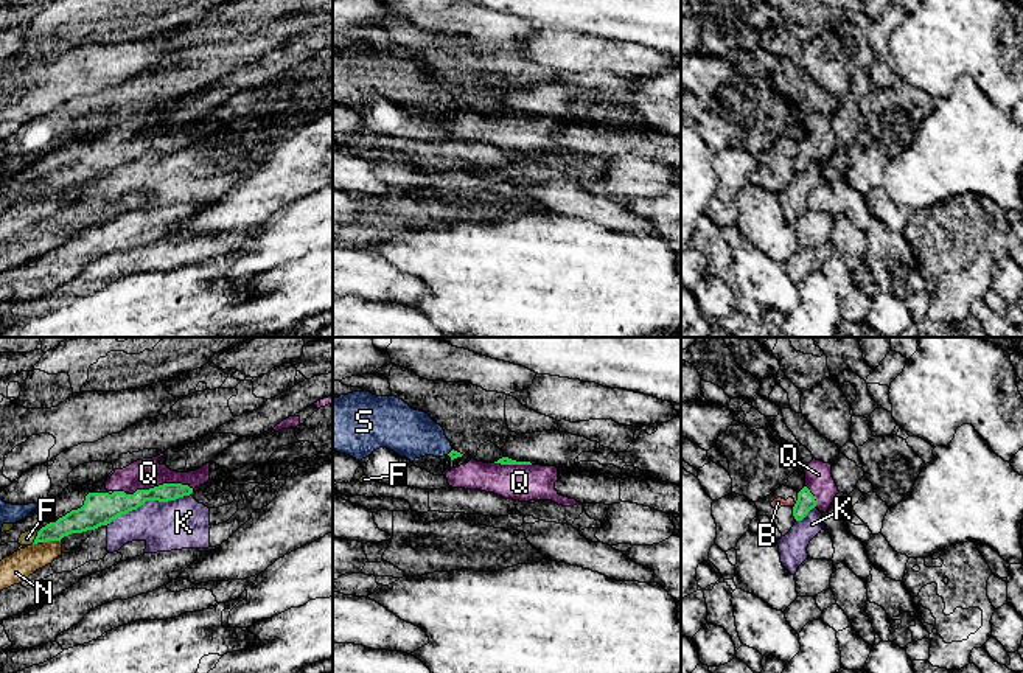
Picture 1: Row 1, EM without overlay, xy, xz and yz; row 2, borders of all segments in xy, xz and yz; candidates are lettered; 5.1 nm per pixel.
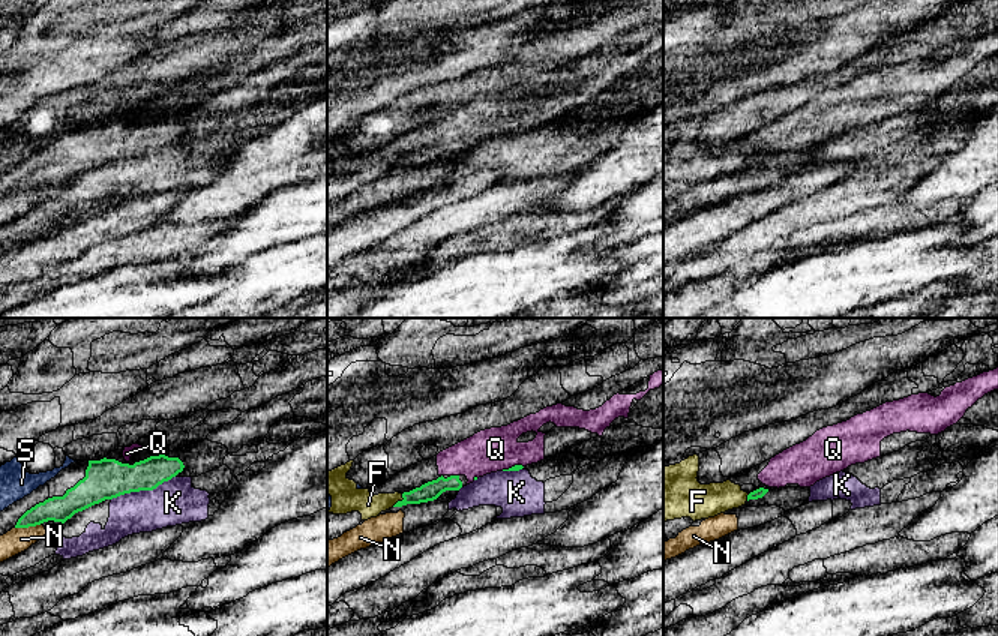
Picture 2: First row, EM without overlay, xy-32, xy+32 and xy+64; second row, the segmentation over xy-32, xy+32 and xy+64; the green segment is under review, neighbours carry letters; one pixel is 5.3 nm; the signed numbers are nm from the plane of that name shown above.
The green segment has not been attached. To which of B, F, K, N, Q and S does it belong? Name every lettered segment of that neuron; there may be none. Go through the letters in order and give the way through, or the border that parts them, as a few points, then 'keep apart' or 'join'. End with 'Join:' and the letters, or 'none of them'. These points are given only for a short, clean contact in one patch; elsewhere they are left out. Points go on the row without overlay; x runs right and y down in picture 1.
B: keep apart
F: border along xy (39, 182), (31, 195); keep apart
K: keep apart
N: keep apart
Q: join
S: keep apart
Join: Q

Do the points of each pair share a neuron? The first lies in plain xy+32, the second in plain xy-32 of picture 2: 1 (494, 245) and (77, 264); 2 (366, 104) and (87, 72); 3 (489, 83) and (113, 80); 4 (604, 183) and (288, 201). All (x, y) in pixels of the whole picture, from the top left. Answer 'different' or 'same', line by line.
1: same
2: same
3: same
4: different

